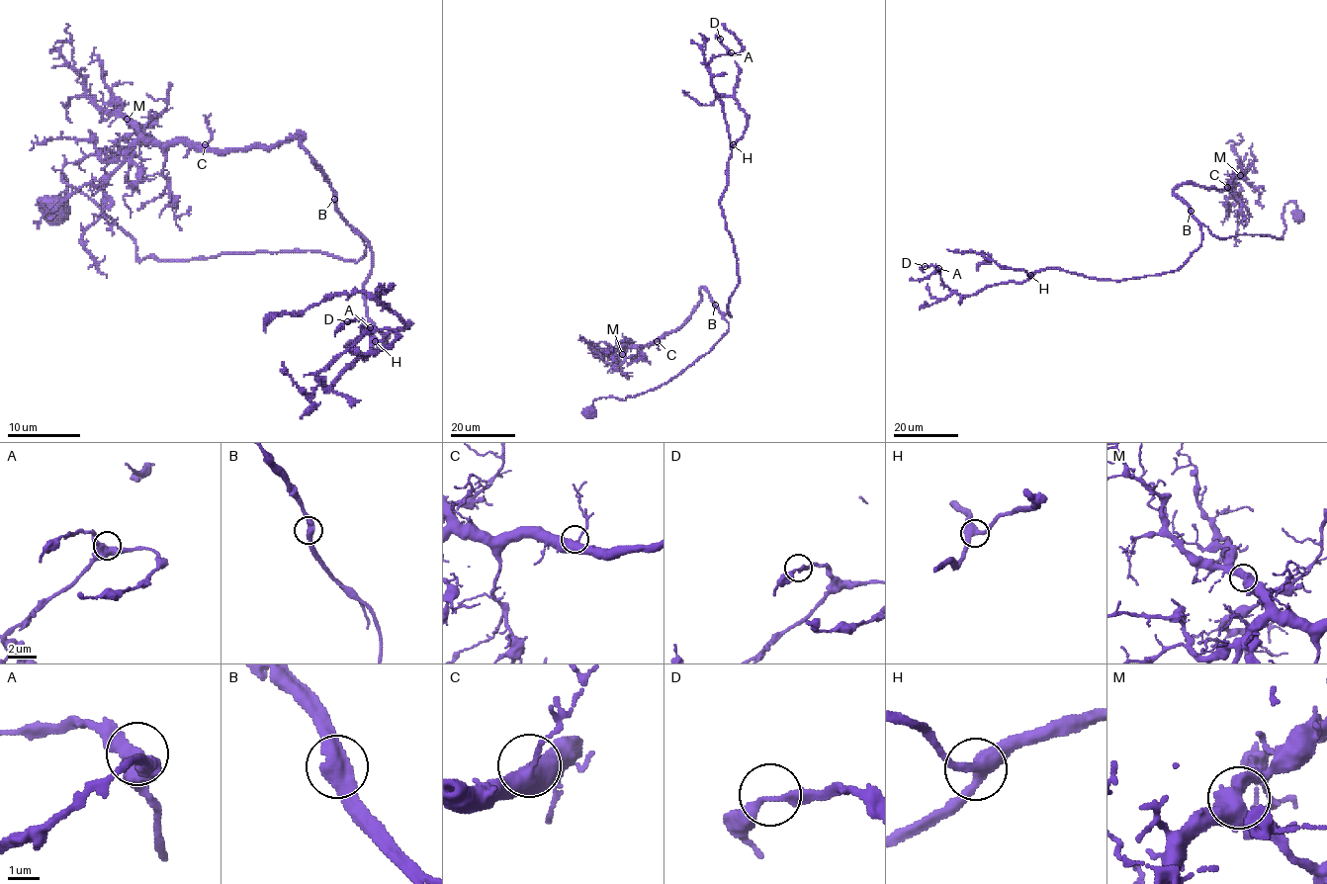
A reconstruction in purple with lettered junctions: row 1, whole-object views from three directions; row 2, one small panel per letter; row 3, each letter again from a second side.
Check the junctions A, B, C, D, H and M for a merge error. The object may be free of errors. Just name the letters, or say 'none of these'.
none of these

